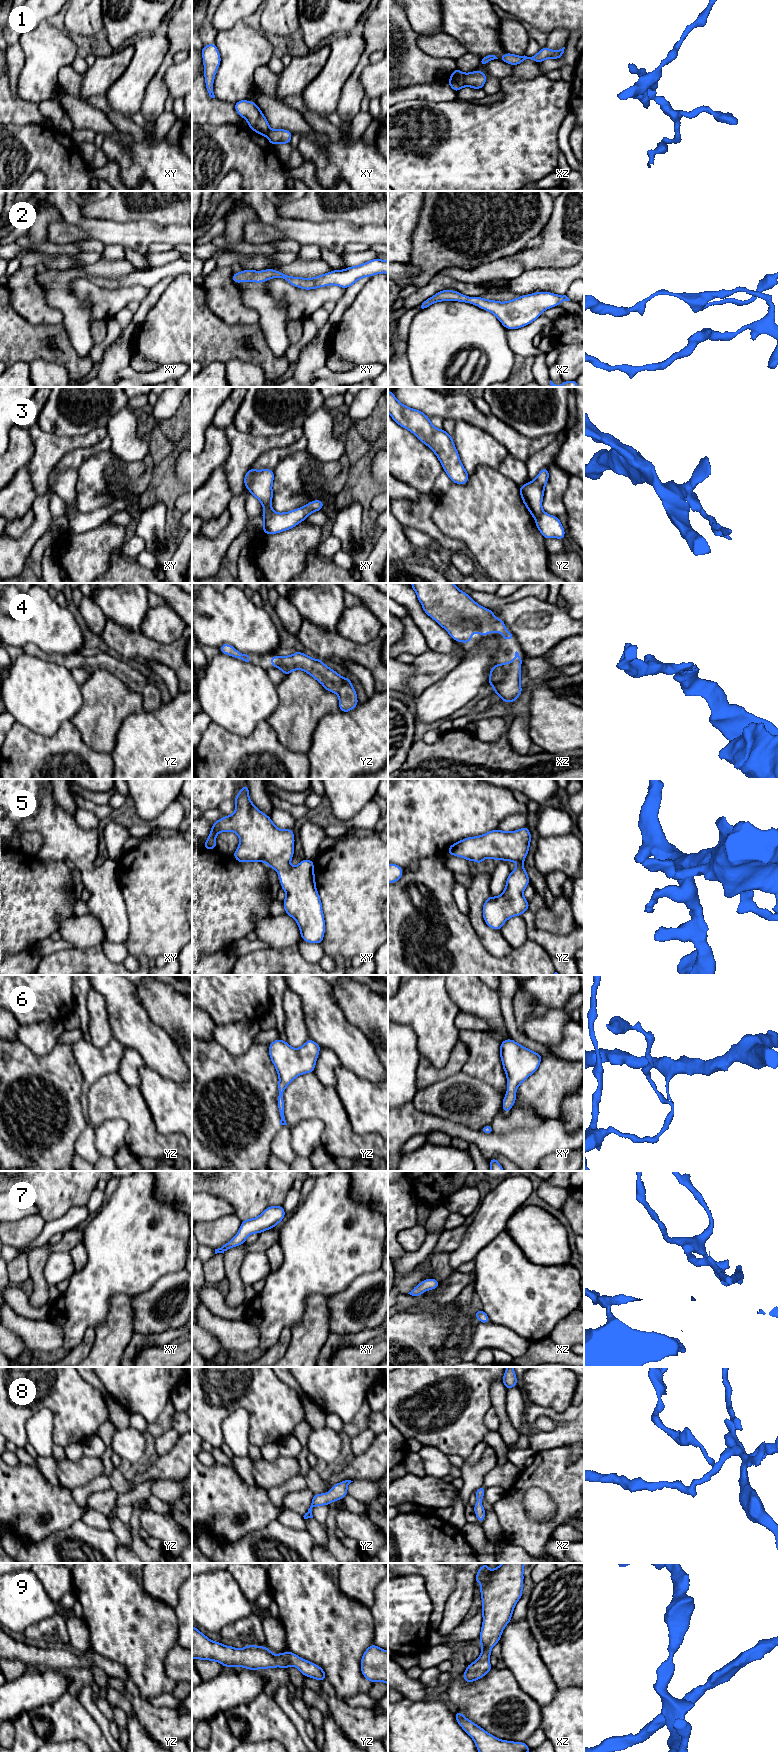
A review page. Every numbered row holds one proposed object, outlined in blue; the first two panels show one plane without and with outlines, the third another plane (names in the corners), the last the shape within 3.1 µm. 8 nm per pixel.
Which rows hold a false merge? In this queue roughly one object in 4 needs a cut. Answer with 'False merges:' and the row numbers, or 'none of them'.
False merges: 1, 3

